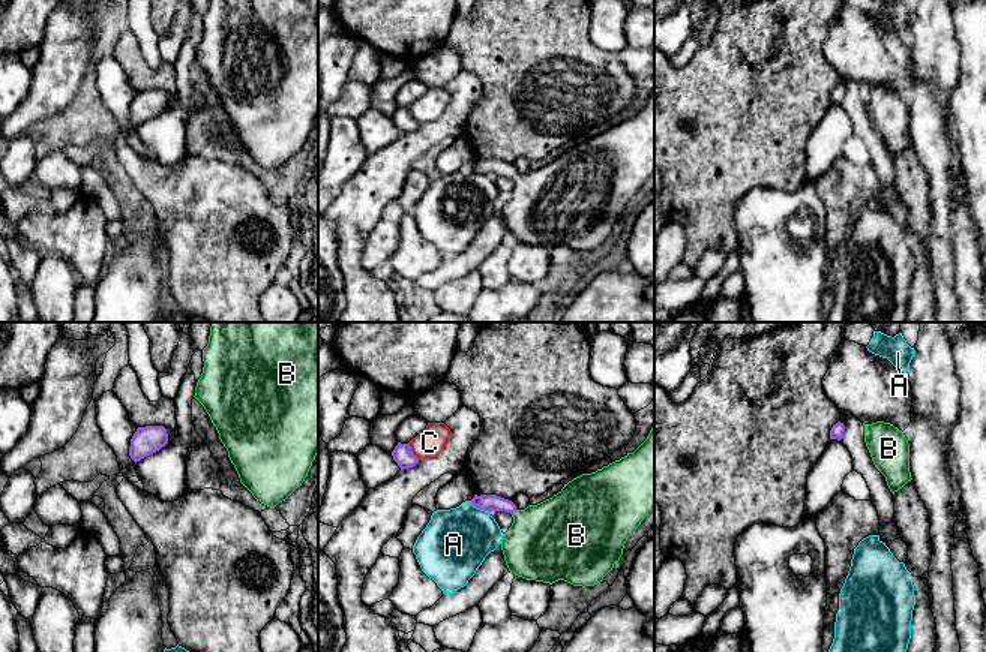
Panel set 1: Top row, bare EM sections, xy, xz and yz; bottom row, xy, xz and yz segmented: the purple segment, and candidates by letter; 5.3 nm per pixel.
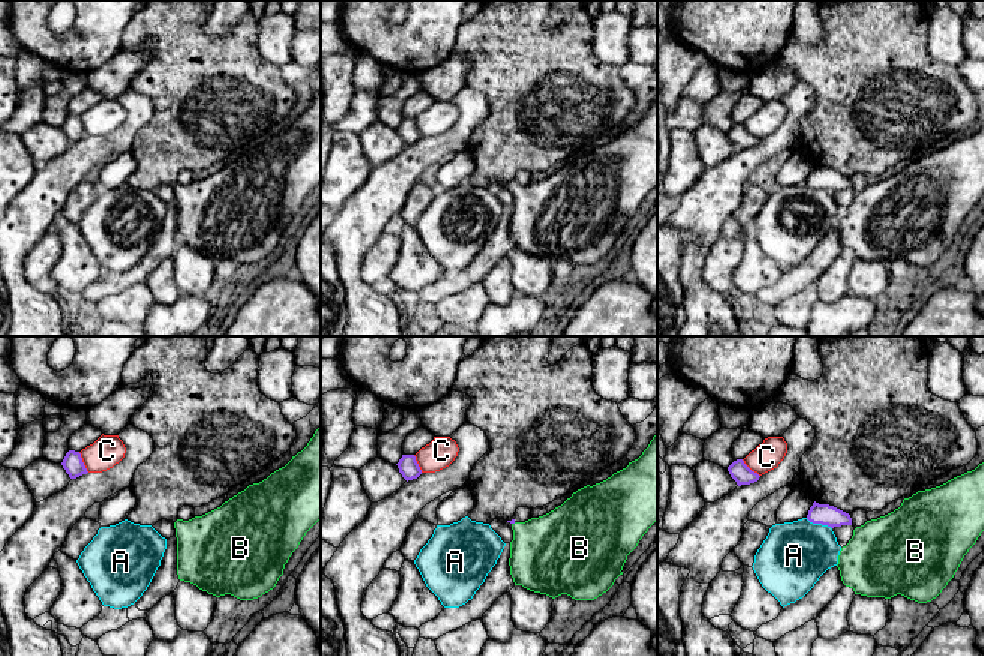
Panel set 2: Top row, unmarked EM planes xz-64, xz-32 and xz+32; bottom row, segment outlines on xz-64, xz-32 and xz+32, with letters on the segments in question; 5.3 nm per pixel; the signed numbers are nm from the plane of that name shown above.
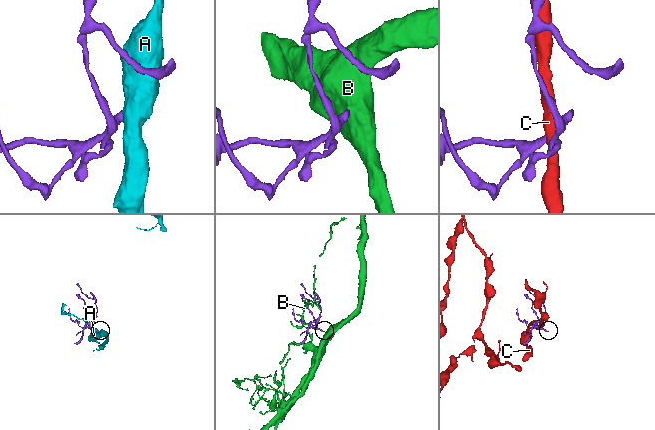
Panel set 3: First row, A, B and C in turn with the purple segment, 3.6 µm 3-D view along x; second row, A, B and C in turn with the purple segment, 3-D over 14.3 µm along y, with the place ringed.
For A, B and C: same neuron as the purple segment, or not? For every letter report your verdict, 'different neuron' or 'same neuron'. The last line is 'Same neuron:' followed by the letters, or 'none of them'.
A: different neuron
B: same neuron
C: different neuron
Same neuron: B

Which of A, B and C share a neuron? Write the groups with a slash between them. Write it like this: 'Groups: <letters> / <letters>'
Groups: A / B / C

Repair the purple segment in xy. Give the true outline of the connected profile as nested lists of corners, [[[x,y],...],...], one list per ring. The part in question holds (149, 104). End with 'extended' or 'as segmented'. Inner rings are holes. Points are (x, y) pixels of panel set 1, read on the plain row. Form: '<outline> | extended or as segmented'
[[[164,90],[138,91],[131,103],[129,120],[137,127],[141,123],[159,115],[168,108],[168,97]]] | as segmented

